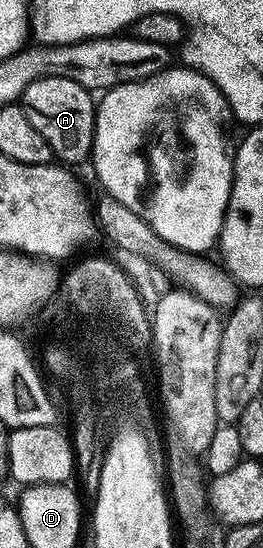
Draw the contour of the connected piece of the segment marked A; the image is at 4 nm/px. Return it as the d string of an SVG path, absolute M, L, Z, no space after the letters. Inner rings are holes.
M43 75L25 86L19 106L27 113L27 121L43 133L43 141L51 145L54 156L62 164L81 163L84 159L86 162L90 158L97 113L94 96L86 87L67 77Z

